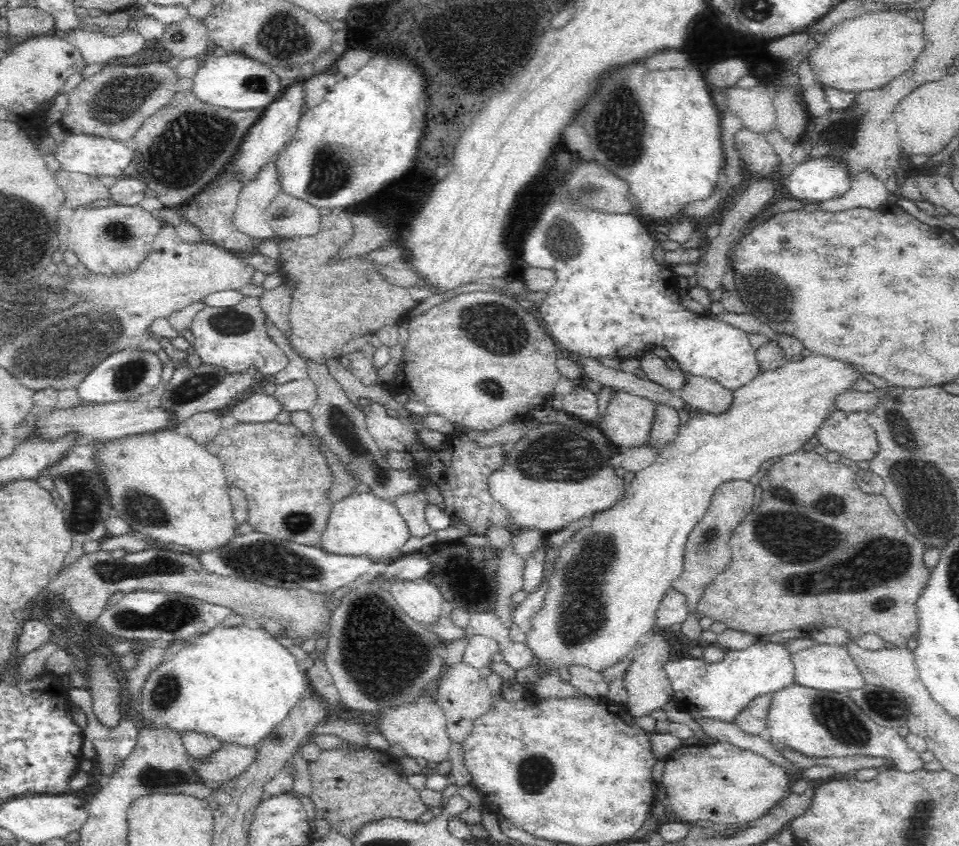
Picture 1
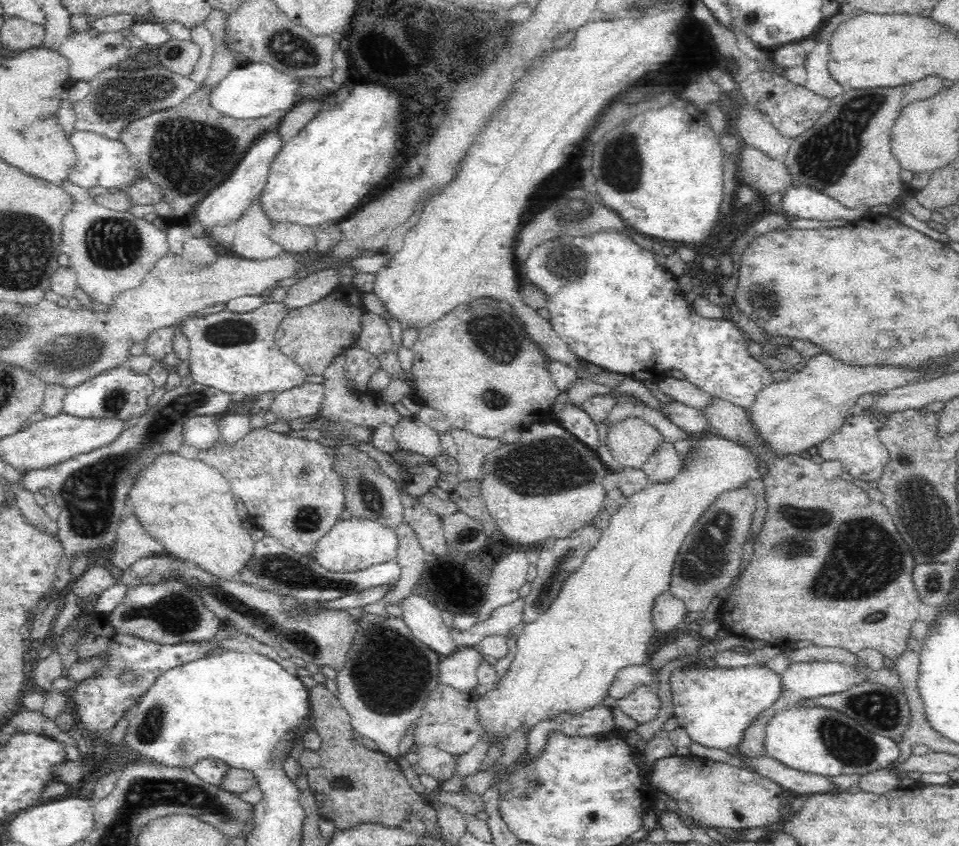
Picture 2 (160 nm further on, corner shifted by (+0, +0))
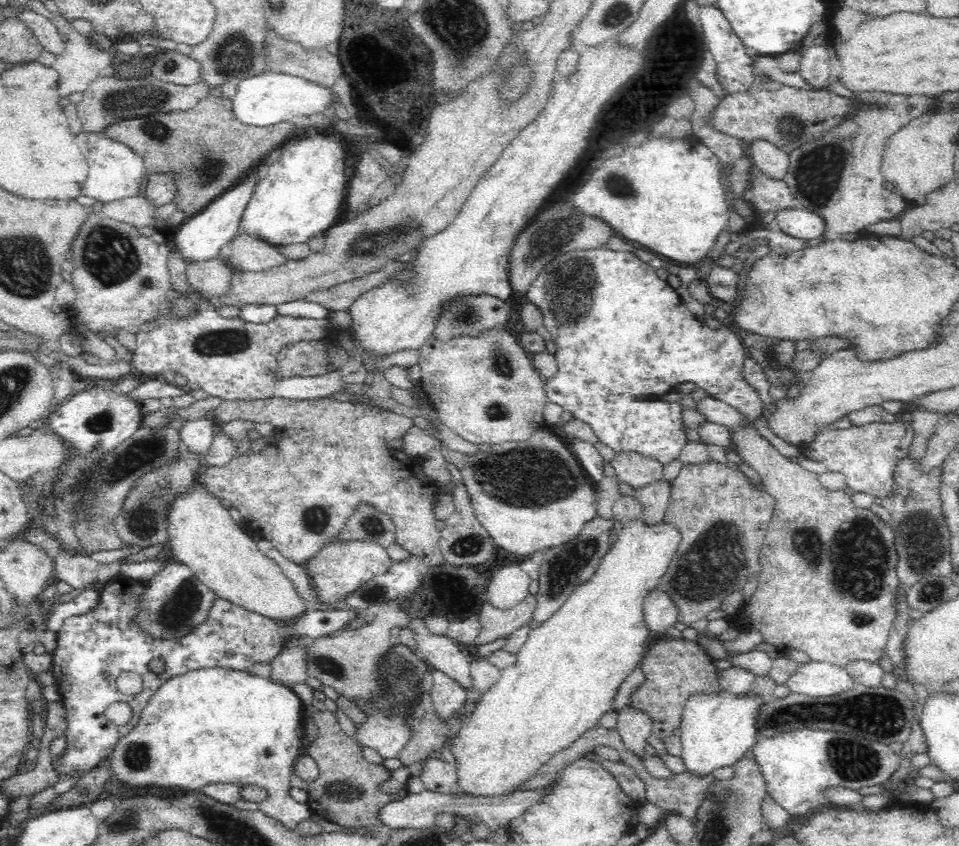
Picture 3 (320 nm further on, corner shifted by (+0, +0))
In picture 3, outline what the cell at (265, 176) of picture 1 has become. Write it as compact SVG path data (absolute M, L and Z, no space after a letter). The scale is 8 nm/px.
M238 231L229 240L228 245L230 245L230 264L233 268L261 271L287 262L277 250L277 246L248 231Z

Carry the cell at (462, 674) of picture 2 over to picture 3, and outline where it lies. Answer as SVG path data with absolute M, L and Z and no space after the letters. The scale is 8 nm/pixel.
M432 669L429 675L429 694L435 710L448 719L460 712L469 698L469 690L458 680L452 680L448 674Z

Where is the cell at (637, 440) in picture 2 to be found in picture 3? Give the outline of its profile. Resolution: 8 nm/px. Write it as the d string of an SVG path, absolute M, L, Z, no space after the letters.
M634 449L616 451L610 460L619 480L628 484L634 490L646 486L654 479L663 476L662 461L652 455L638 453Z

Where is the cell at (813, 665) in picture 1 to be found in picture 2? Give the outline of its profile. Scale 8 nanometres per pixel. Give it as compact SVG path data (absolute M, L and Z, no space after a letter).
M824 661L791 662L782 674L783 686L799 700L840 694L853 688L859 681L854 670L841 663Z

